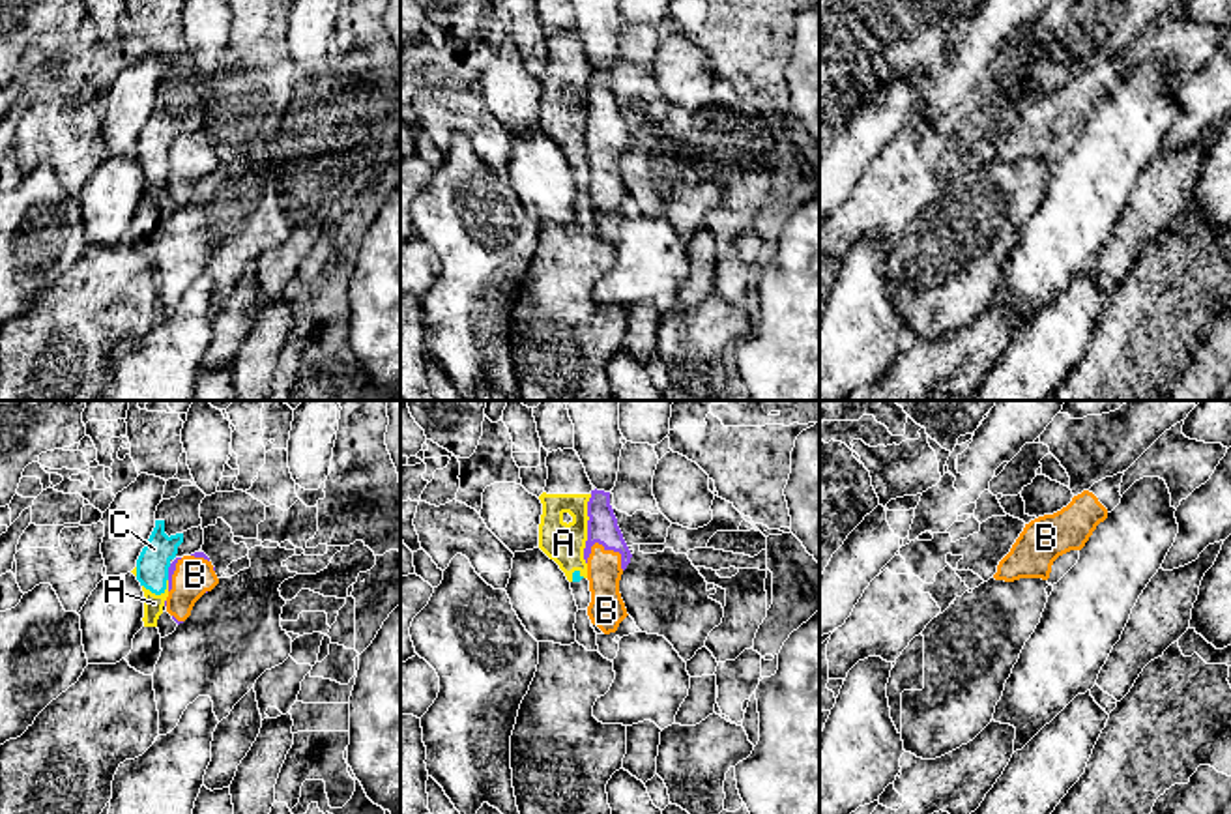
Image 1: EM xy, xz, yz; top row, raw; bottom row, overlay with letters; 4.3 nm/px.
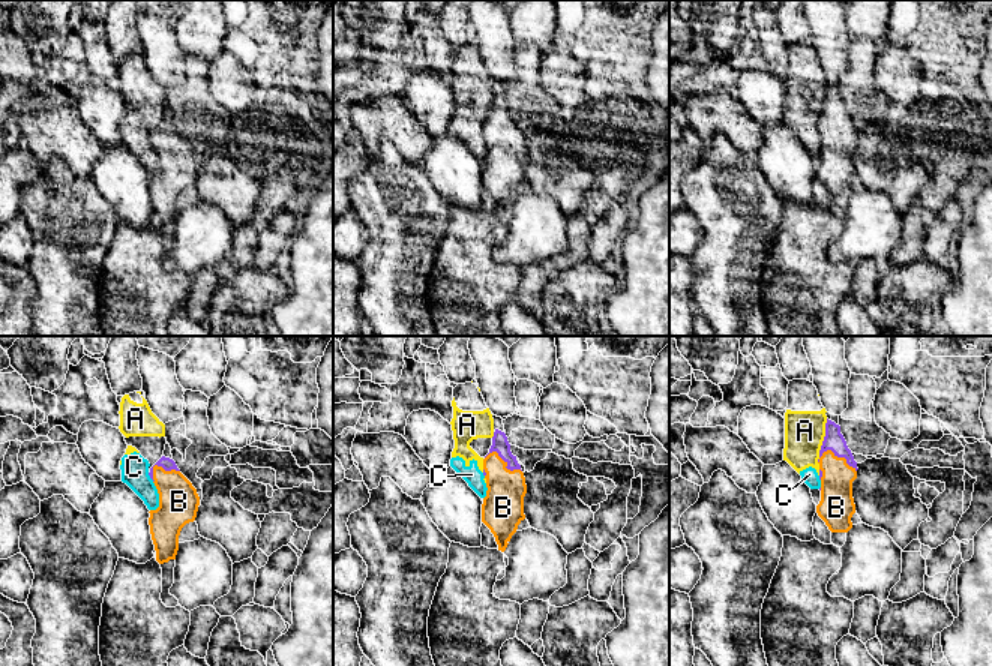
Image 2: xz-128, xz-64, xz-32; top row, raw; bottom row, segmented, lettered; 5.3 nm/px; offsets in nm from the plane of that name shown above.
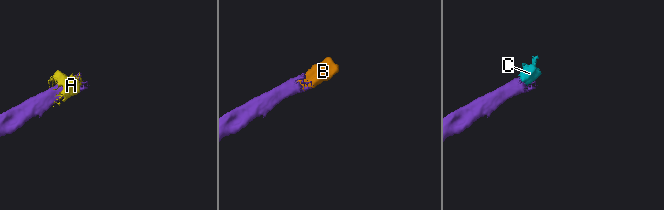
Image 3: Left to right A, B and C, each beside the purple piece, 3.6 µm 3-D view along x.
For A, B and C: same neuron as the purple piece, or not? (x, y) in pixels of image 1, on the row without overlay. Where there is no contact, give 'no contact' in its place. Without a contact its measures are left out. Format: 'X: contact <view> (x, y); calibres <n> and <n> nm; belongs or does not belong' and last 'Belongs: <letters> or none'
A: contact xz (588, 111); calibres 130 and 170 nm; does not belong
B: contact xz (612, 130); calibres 130 and 150 nm; belongs
C: contact xy (169, 152); calibres 30 and 140 nm; does not belong
Belongs: B

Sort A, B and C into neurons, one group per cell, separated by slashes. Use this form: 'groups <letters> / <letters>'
groups A C / B

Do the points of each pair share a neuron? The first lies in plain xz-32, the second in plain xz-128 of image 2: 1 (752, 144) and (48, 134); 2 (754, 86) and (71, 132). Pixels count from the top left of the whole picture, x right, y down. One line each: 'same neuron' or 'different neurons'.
1: same neuron
2: different neurons

